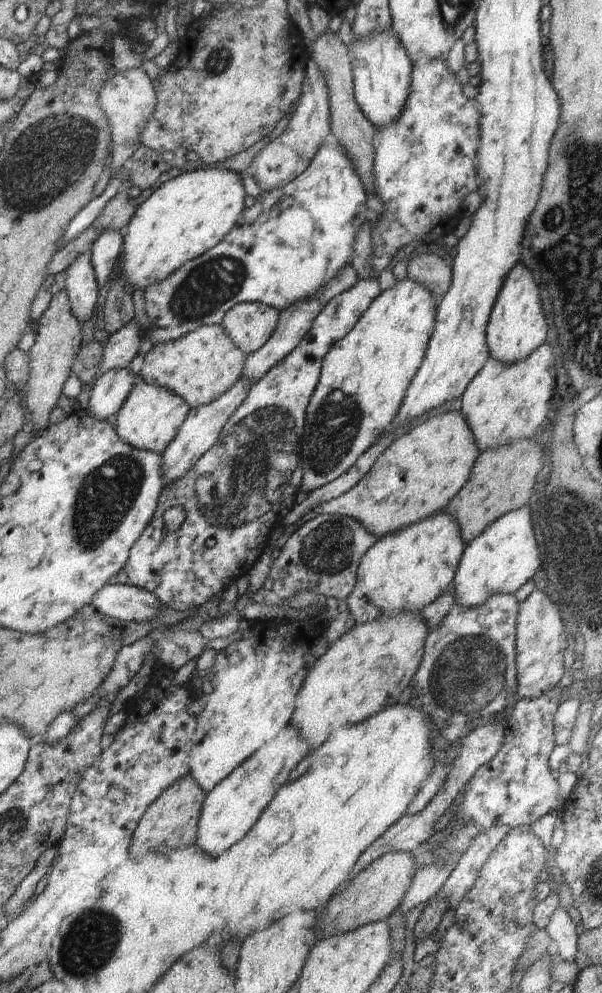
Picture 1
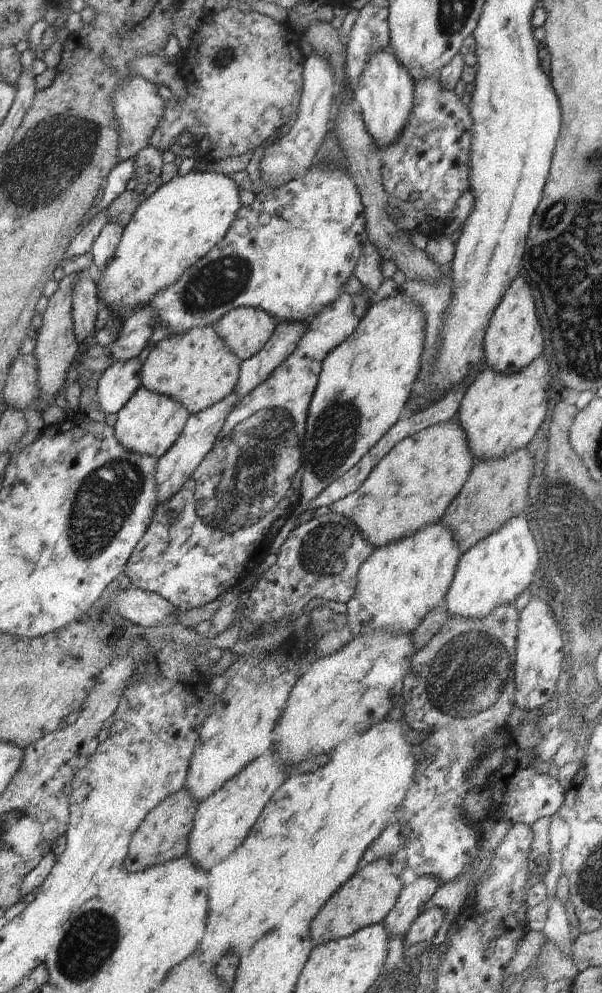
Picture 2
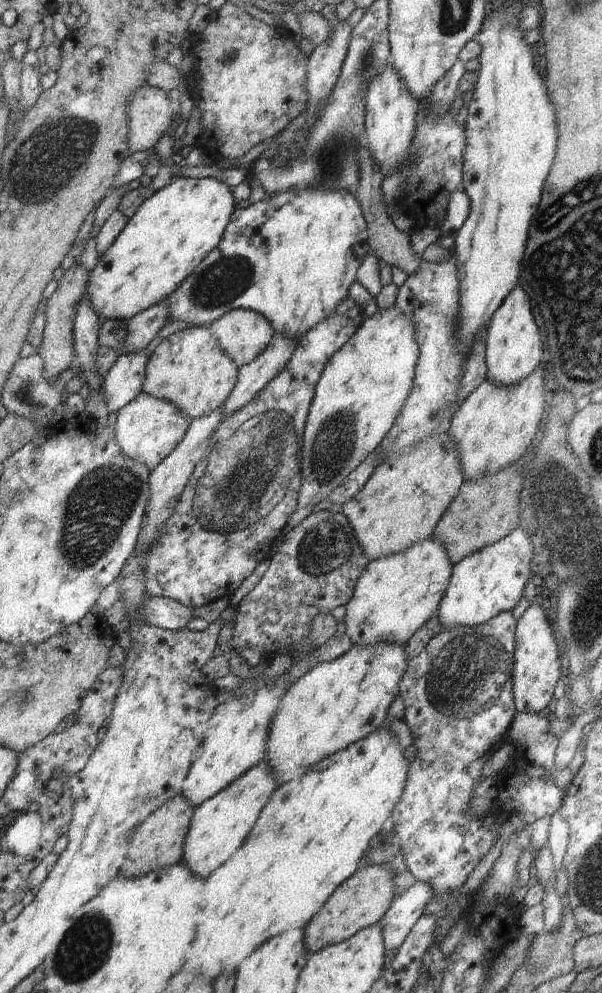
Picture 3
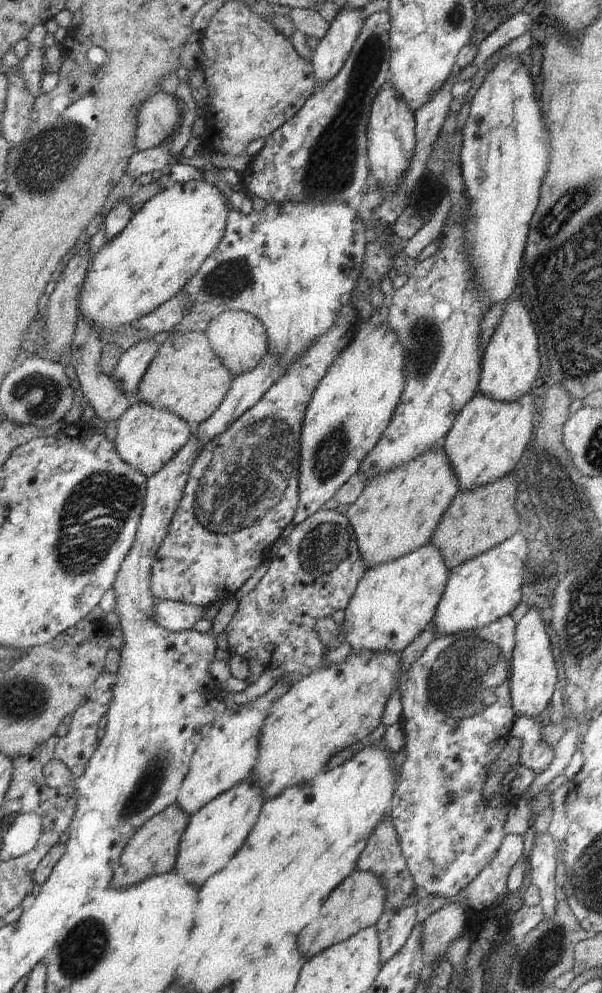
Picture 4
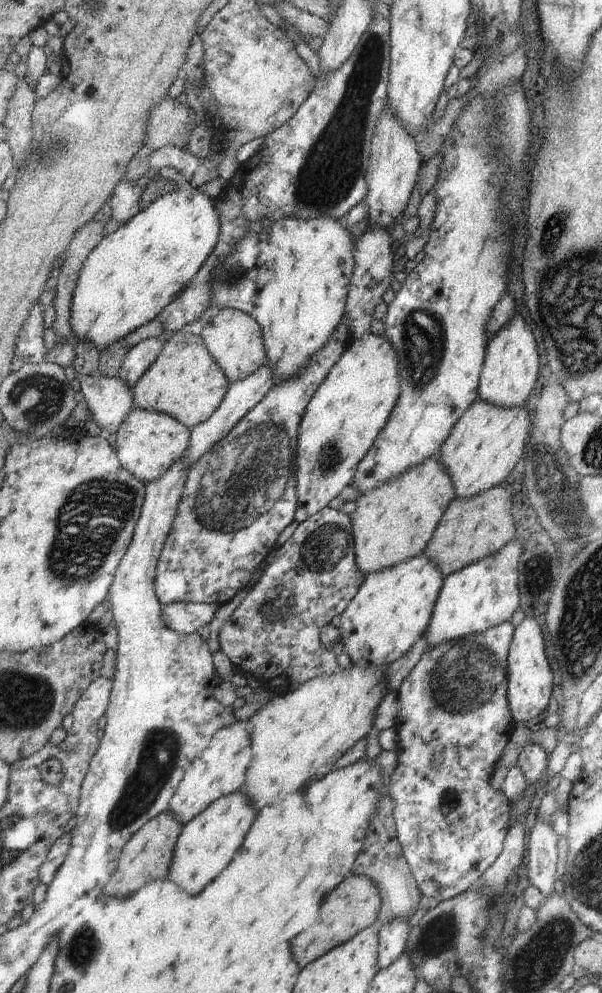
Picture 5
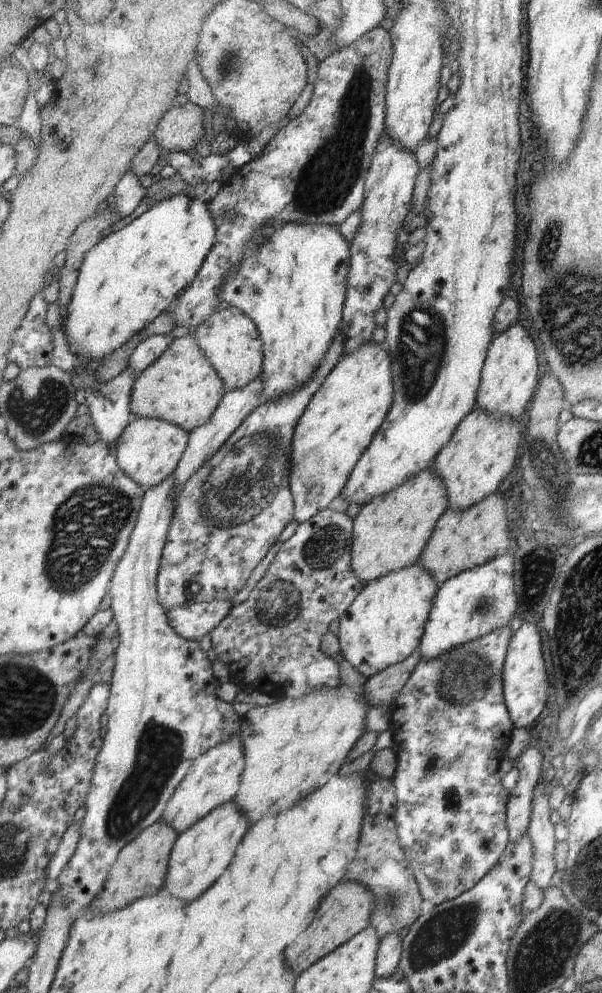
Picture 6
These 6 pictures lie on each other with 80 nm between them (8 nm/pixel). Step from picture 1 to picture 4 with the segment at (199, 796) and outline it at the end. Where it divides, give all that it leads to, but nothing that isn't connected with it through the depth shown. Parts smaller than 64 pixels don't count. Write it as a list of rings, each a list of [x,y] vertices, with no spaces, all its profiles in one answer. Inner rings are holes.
[[[176,804],[167,805],[161,813],[150,817],[132,836],[123,849],[118,868],[109,885],[114,889],[127,889],[148,877],[172,873],[178,854],[180,837],[189,823],[189,816]]]

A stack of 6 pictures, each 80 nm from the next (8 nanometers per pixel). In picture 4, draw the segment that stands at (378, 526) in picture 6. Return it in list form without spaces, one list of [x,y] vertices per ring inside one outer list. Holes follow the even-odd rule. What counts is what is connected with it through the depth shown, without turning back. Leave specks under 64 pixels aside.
[[[440,443],[409,463],[393,468],[387,474],[376,475],[368,481],[358,500],[350,505],[345,514],[354,531],[360,556],[367,569],[396,560],[430,544],[442,515],[450,506],[452,499],[460,492],[458,477],[451,466]]]

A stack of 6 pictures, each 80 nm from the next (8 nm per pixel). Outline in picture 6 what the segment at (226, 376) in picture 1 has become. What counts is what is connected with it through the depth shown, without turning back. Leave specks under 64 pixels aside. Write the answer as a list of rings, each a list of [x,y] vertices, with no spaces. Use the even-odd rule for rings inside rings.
[[[190,334],[175,338],[171,345],[136,378],[129,407],[133,418],[168,421],[187,433],[208,422],[225,395],[222,380]]]

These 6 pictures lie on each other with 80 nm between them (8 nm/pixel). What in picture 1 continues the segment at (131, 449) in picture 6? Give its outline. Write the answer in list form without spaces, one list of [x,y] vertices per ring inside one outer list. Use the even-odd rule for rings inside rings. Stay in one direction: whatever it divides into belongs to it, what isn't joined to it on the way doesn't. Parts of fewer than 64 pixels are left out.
[[[138,377],[118,412],[116,434],[134,448],[163,453],[178,434],[190,410],[186,400],[178,394]]]

